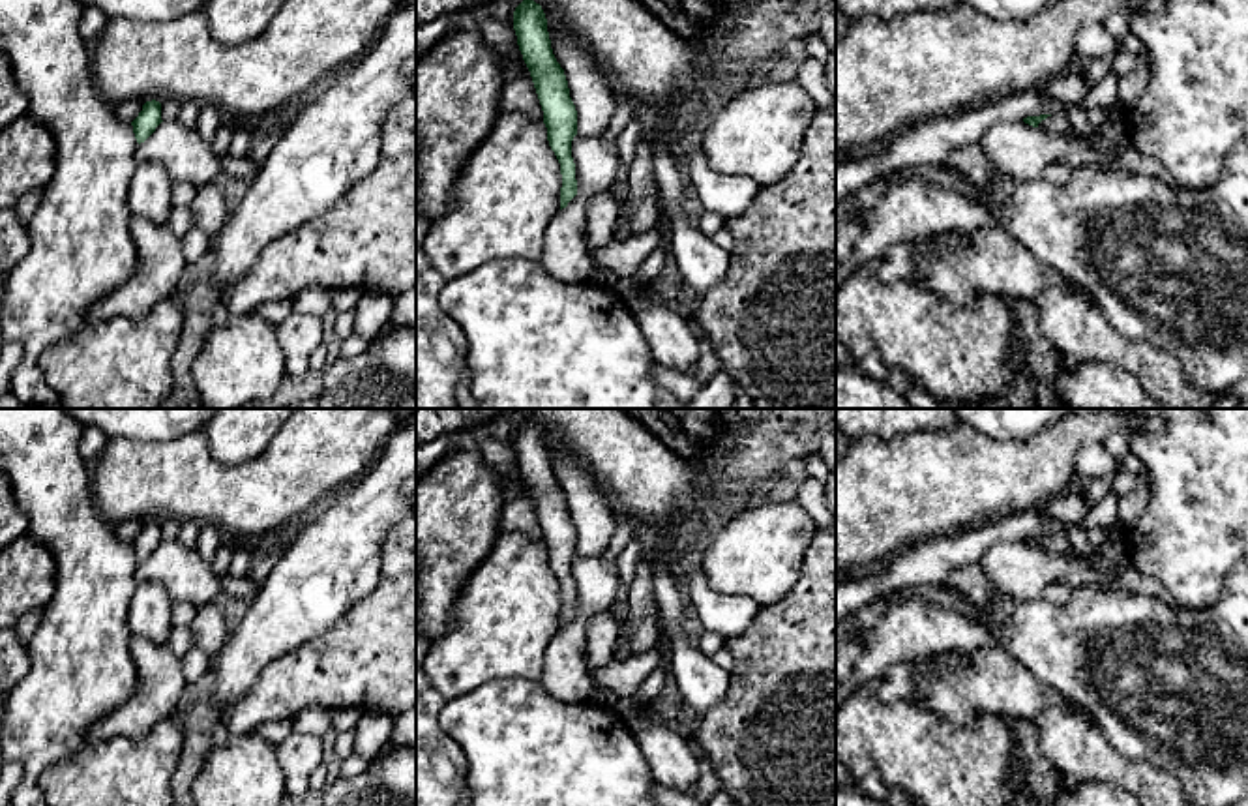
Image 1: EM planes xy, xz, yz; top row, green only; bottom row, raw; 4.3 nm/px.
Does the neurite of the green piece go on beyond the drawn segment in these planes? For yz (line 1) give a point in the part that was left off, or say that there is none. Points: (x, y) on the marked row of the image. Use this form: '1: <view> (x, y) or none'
1: none

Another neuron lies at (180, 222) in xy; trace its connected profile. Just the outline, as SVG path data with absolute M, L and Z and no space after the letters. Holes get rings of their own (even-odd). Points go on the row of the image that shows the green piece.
M172 206L167 225L178 238L184 238L187 231L193 227L189 210Z

